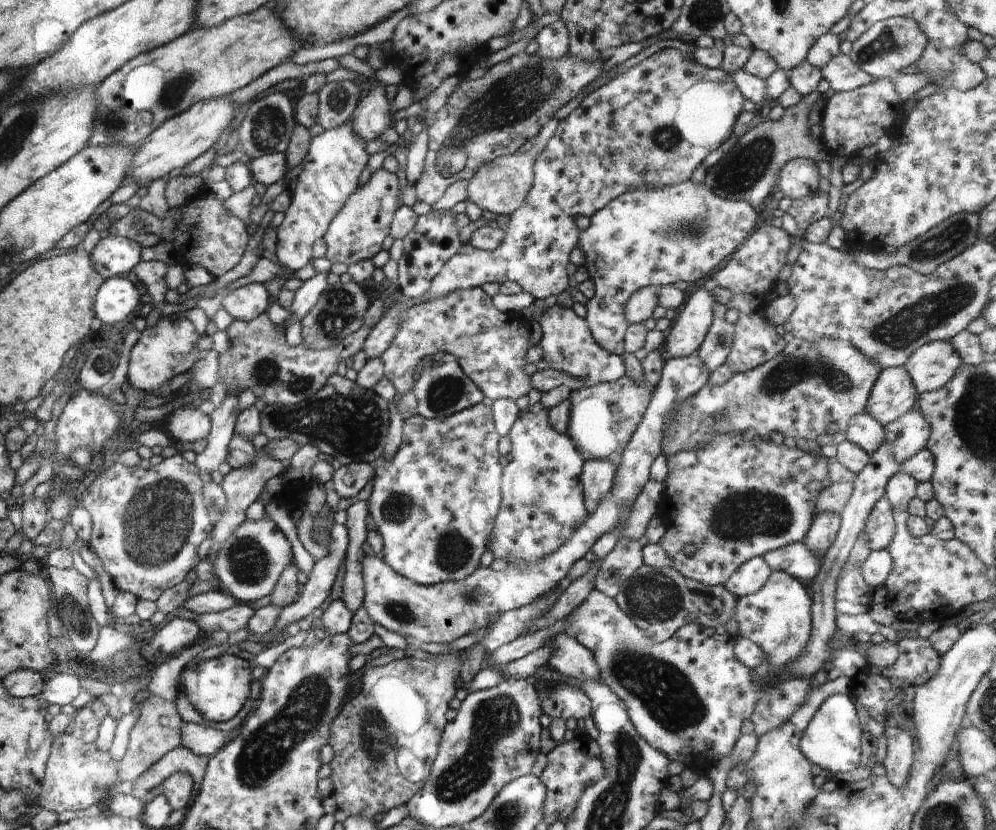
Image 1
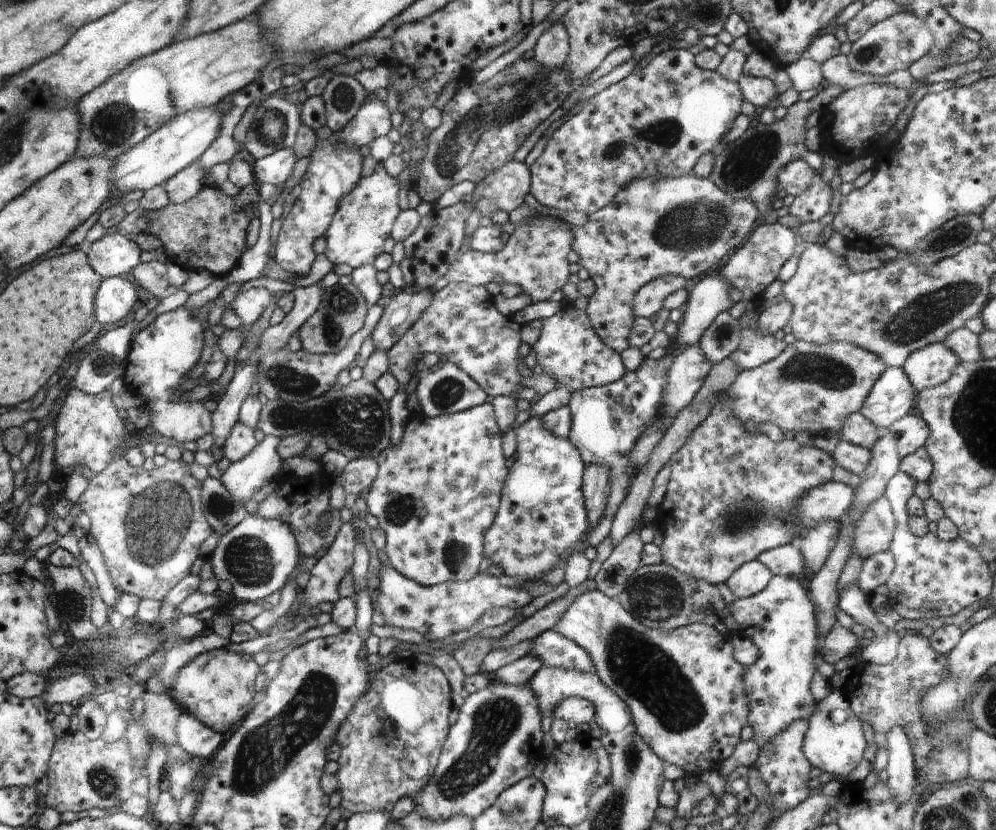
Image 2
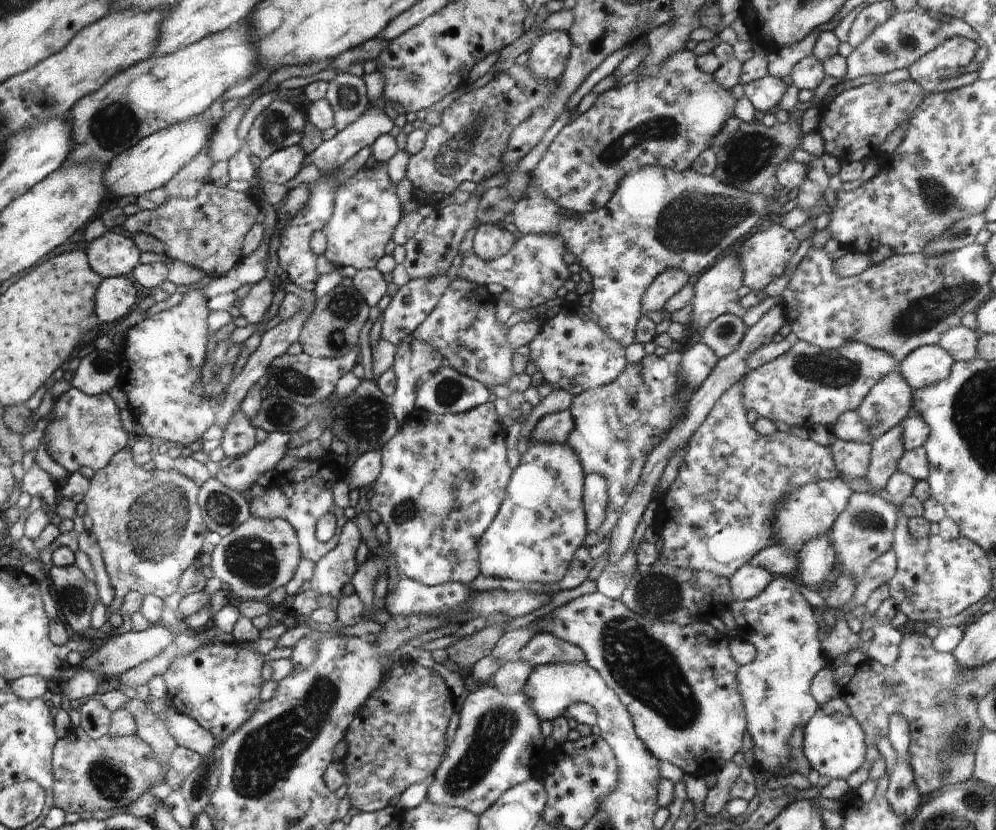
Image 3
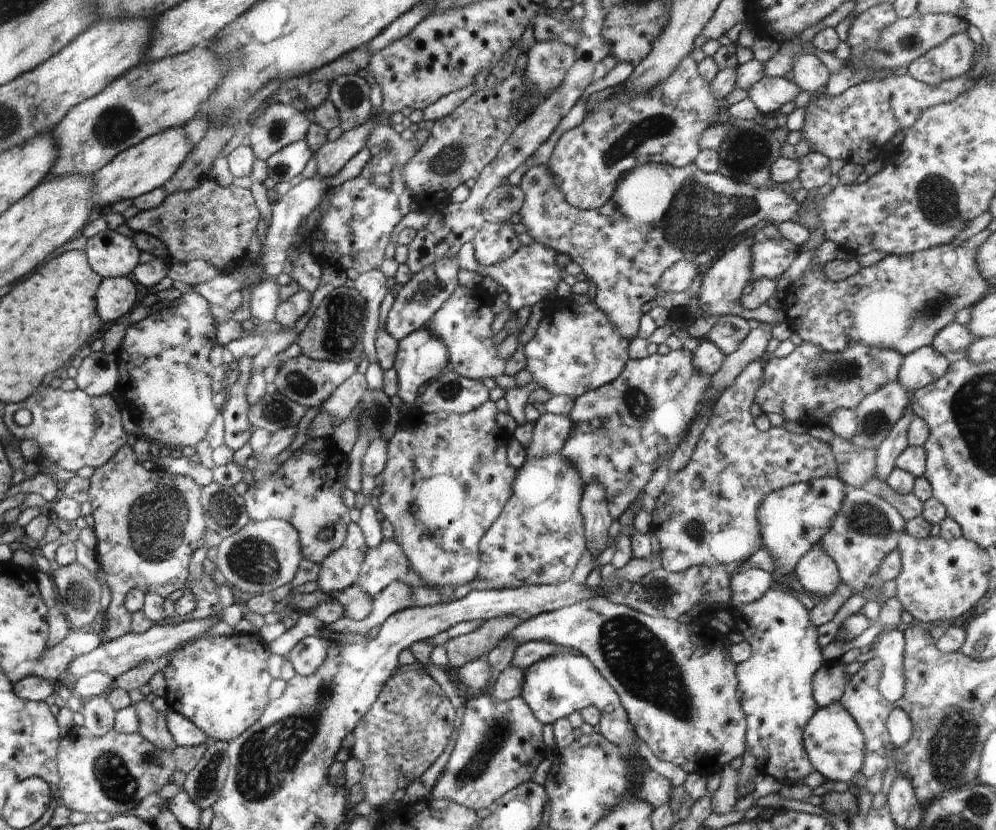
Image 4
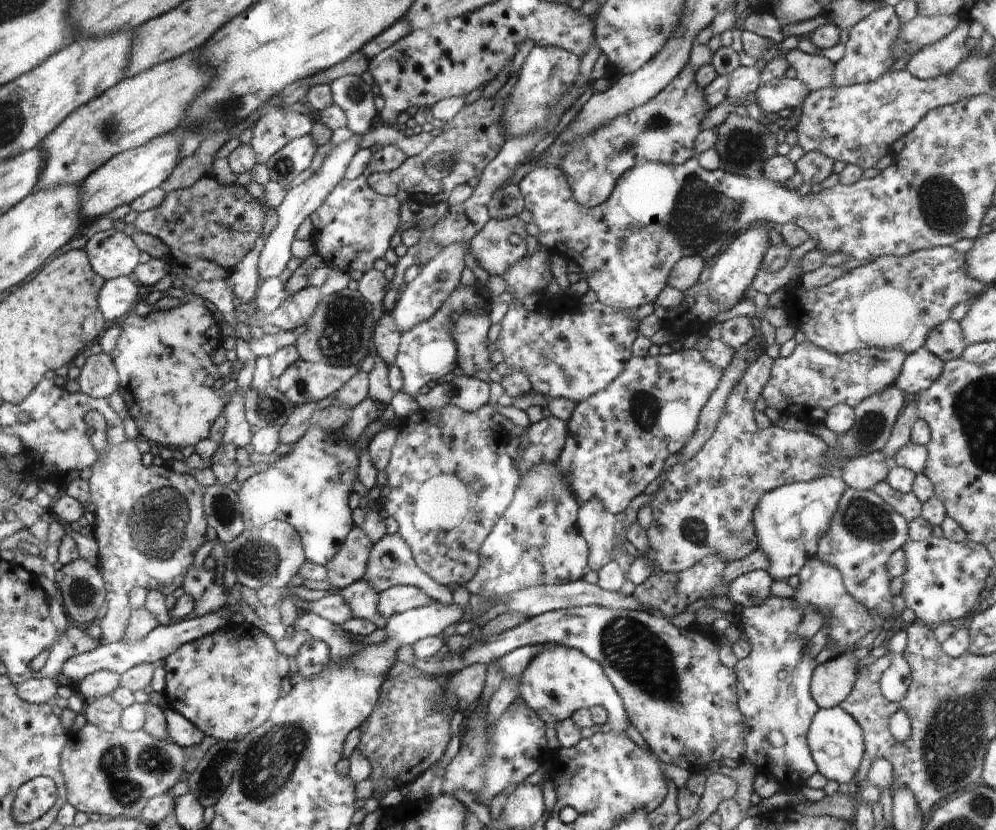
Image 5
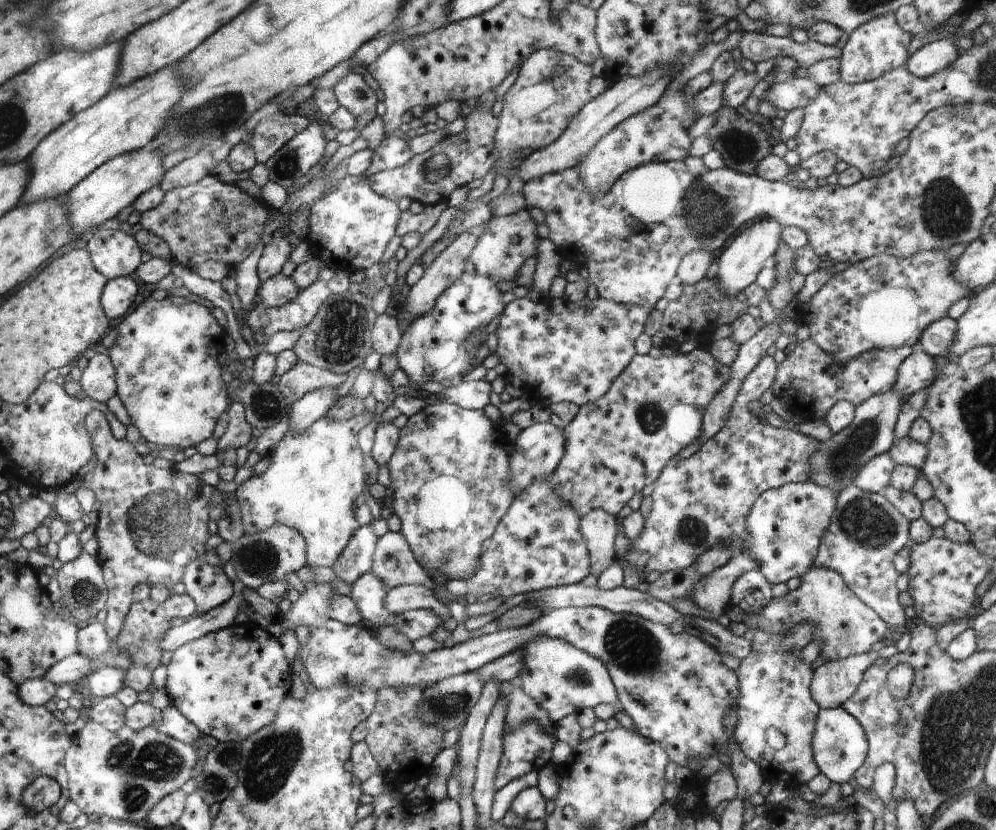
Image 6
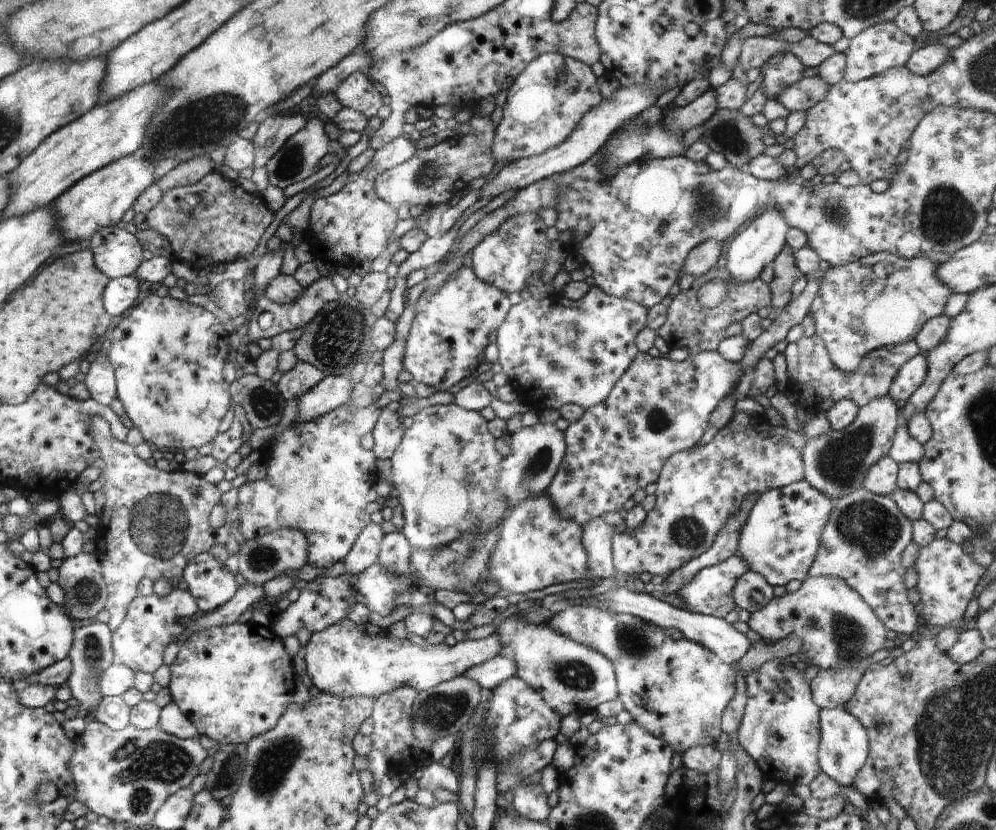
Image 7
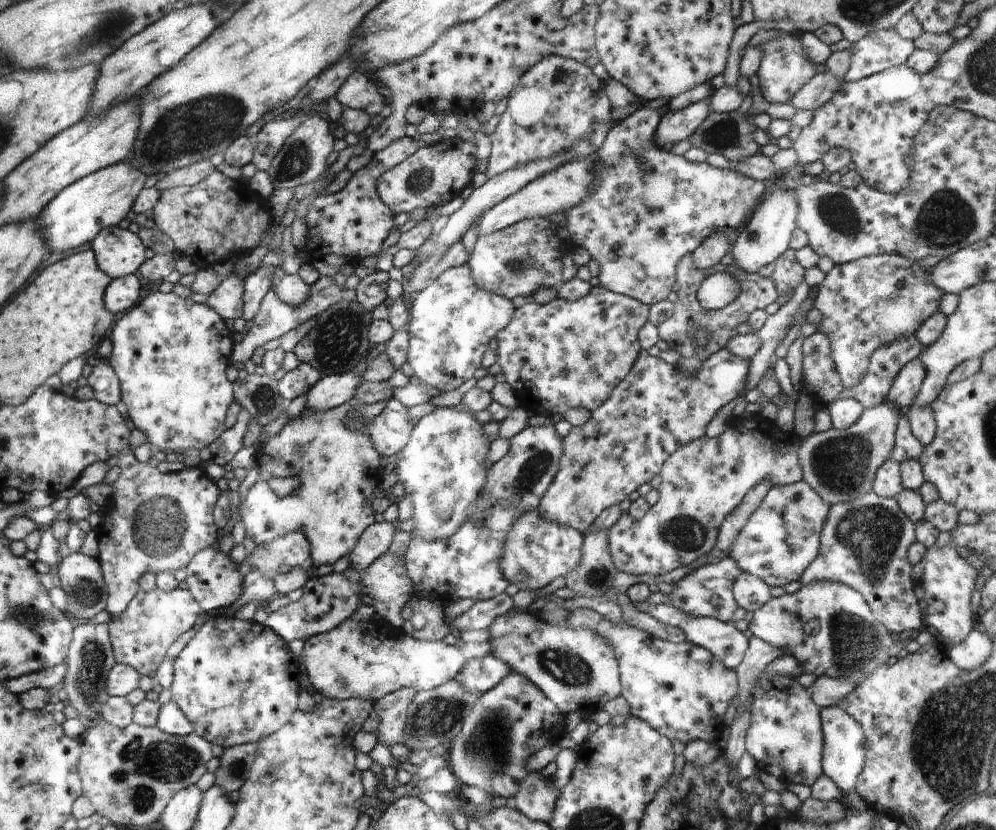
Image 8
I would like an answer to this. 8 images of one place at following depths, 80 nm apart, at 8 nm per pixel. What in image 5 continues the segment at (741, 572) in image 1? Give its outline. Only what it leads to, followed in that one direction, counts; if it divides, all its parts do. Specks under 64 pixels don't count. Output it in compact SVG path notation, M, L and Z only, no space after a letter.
M754 569L729 583L727 597L737 608L760 606L770 596L773 578L762 569Z

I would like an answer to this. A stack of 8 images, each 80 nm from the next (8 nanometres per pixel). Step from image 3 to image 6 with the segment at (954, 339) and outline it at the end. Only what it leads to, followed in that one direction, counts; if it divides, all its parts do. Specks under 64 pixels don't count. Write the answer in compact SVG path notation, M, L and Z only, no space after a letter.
M948 315L929 324L920 335L918 344L926 354L939 357L947 353L954 342L956 334L956 321Z

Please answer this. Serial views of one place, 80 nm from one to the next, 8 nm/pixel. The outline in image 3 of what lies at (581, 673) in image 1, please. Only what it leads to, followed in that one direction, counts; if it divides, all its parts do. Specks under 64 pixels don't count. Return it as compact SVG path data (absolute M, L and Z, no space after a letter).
M536 633L518 651L518 658L535 667L552 663L582 662L585 661L585 652L552 636L552 633Z

